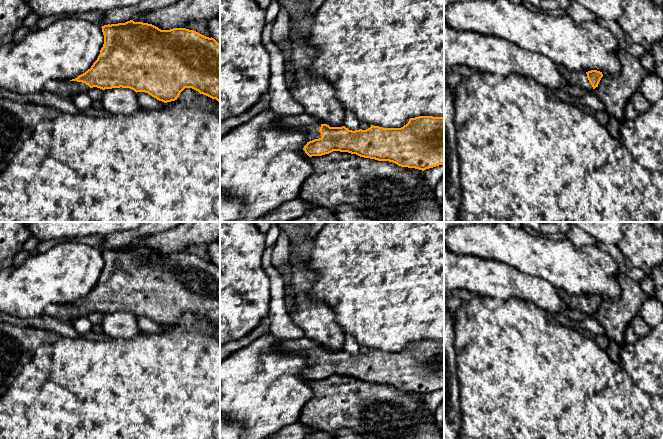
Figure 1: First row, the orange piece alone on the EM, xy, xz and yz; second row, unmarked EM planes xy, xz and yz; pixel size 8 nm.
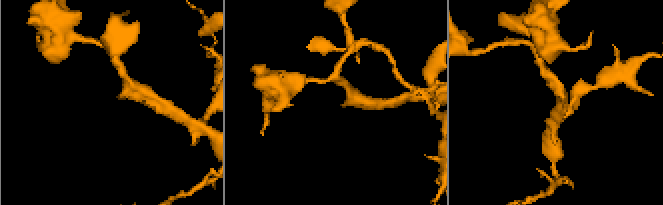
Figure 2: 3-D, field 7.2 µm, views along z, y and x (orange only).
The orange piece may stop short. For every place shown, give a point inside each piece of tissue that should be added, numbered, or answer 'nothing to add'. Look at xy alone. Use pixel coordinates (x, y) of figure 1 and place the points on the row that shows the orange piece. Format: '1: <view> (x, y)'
1: xy (67, 89)

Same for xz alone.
1: xz (309, 124)

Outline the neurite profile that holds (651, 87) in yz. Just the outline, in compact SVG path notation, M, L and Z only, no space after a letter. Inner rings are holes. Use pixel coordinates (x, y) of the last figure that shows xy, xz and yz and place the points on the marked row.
M649 73L640 83L638 91L650 104L654 104L663 97L663 82L655 73Z

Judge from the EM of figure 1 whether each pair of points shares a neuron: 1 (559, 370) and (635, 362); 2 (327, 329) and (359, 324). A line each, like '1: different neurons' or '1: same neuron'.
1: different neurons
2: different neurons

